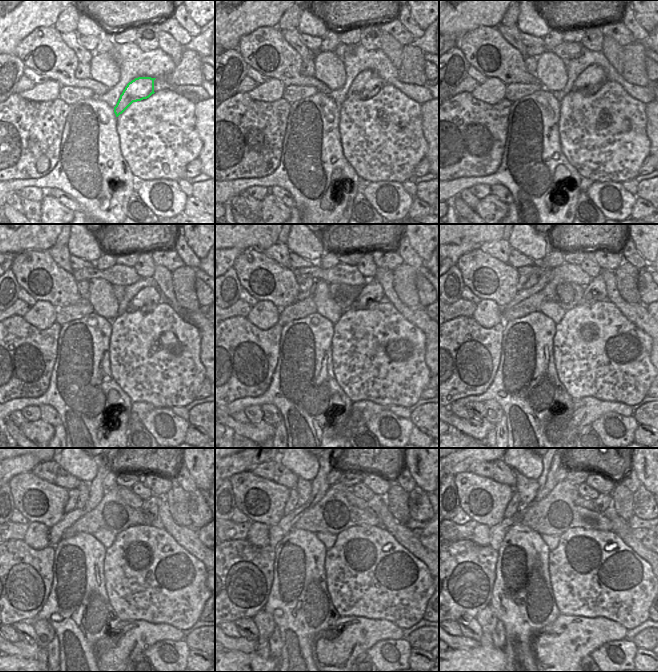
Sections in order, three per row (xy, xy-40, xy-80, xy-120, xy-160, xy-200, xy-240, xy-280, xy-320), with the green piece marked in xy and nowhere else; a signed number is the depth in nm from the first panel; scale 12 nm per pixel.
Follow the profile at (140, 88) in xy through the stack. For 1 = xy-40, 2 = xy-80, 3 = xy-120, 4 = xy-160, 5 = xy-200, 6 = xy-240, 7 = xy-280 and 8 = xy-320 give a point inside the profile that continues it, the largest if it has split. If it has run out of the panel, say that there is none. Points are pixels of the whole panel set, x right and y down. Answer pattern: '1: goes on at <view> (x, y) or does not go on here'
1: goes on at xy-40 (366, 85)
2: goes on at xy-80 (592, 74)
3: goes on at xy-120 (149, 295)
4: goes on at xy-160 (372, 291)
5: goes on at xy-200 (595, 291)
6: goes on at xy-240 (149, 507)
7: goes on at xy-280 (374, 505)
8: goes on at xy-320 (601, 503)

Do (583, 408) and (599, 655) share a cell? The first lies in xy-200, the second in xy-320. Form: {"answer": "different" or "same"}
{"answer": "different"}

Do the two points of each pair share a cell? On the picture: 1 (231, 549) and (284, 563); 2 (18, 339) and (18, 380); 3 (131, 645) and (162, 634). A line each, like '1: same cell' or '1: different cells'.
1: different cells
2: same cell
3: same cell

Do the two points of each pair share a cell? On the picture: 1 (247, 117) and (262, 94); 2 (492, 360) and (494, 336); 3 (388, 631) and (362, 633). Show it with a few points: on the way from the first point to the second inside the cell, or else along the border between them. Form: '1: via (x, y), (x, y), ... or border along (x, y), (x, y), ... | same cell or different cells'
1: border along (247, 93), (260, 101), (274, 102), (281, 97) | different cells
2: via (492, 354), (492, 342) | same cell
3: via (382, 631), (368, 632) | same cell

